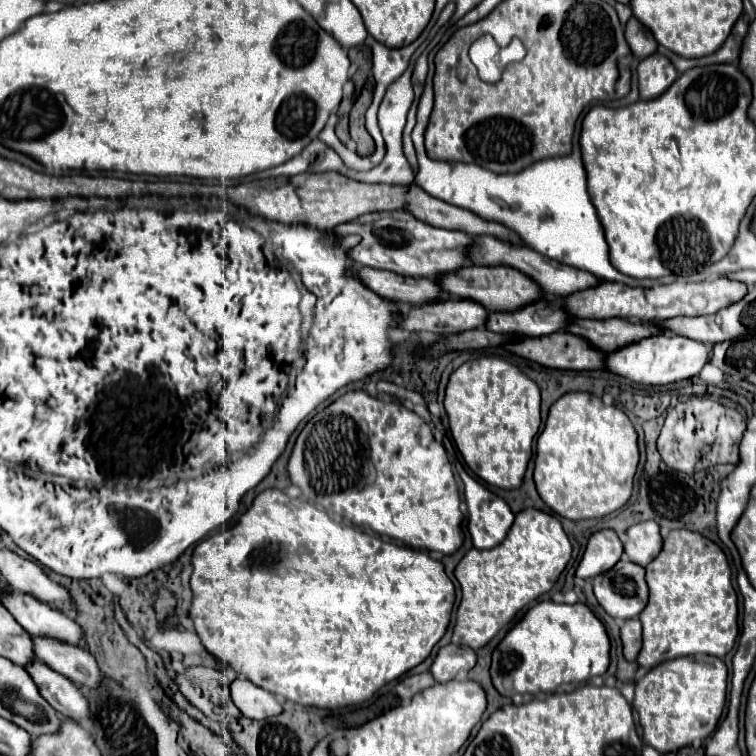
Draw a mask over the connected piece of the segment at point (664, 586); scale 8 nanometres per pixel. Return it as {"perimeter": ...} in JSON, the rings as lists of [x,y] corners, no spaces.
{"perimeter":[[[680,529],[664,539],[658,557],[646,567],[650,597],[642,613],[642,649],[636,663],[652,669],[668,659],[686,655],[724,657],[738,635],[738,599],[730,583],[730,567],[722,549],[700,533]]]}

